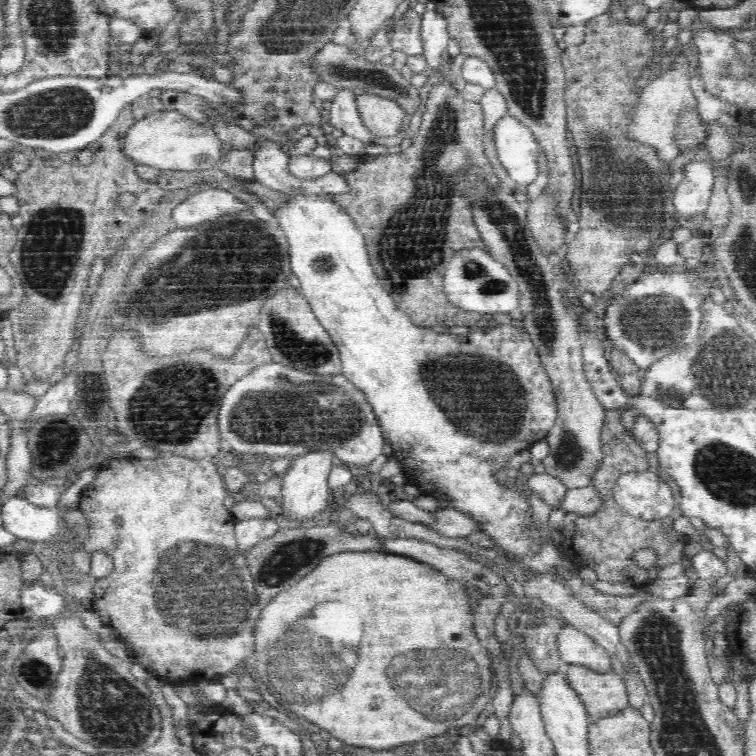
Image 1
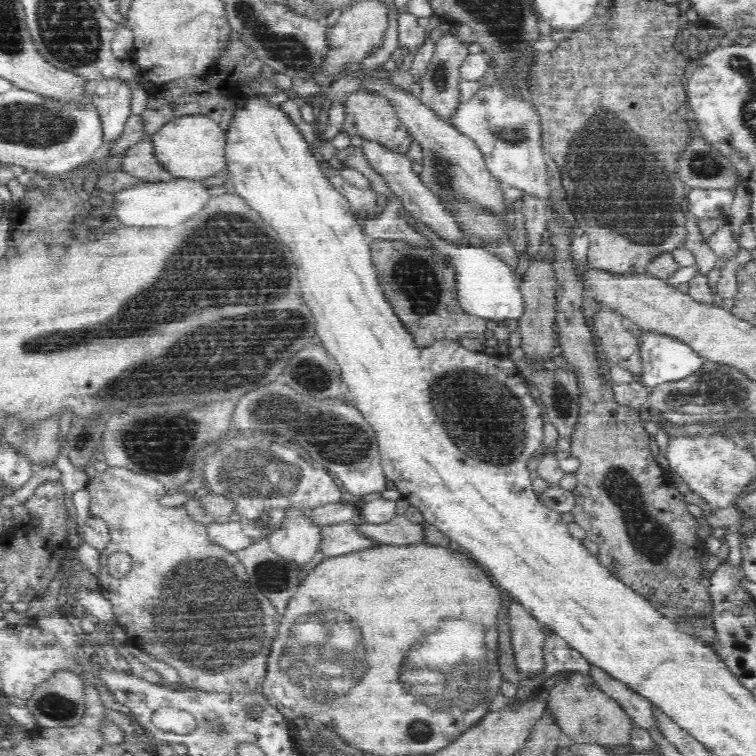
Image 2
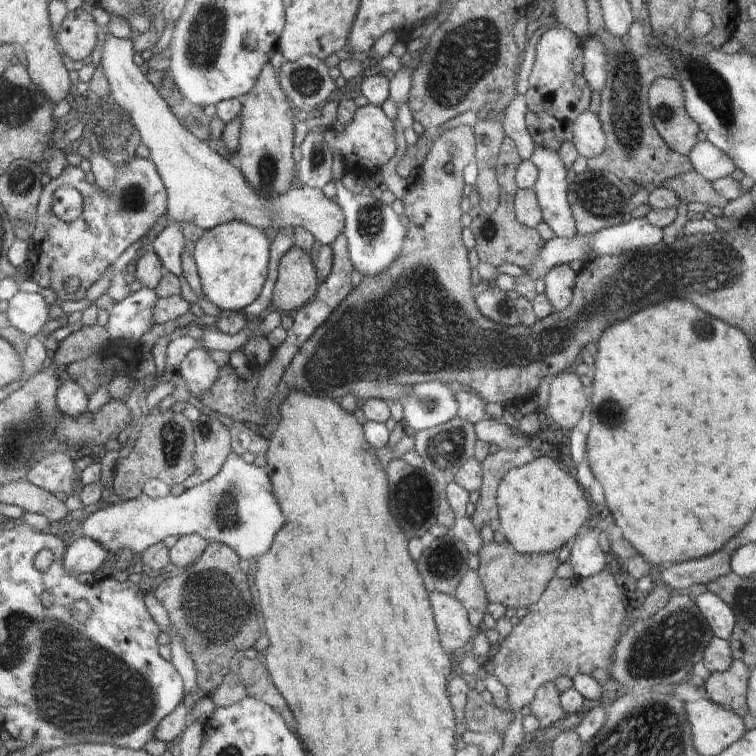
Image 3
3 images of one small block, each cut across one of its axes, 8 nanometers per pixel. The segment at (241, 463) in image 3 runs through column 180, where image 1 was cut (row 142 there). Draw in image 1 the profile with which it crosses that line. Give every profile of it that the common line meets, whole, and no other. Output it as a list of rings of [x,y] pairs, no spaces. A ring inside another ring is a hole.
[[[506,114],[493,126],[493,141],[510,178],[518,186],[530,184],[538,174],[538,143],[531,129]]]

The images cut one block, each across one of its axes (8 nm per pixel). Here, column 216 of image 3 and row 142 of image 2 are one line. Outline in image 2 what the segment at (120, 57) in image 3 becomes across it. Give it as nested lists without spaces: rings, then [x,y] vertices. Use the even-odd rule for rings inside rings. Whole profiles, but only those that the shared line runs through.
[[[186,115],[166,121],[149,138],[156,159],[180,179],[195,181],[218,174],[227,168],[226,144],[227,133],[215,120],[208,116]]]

